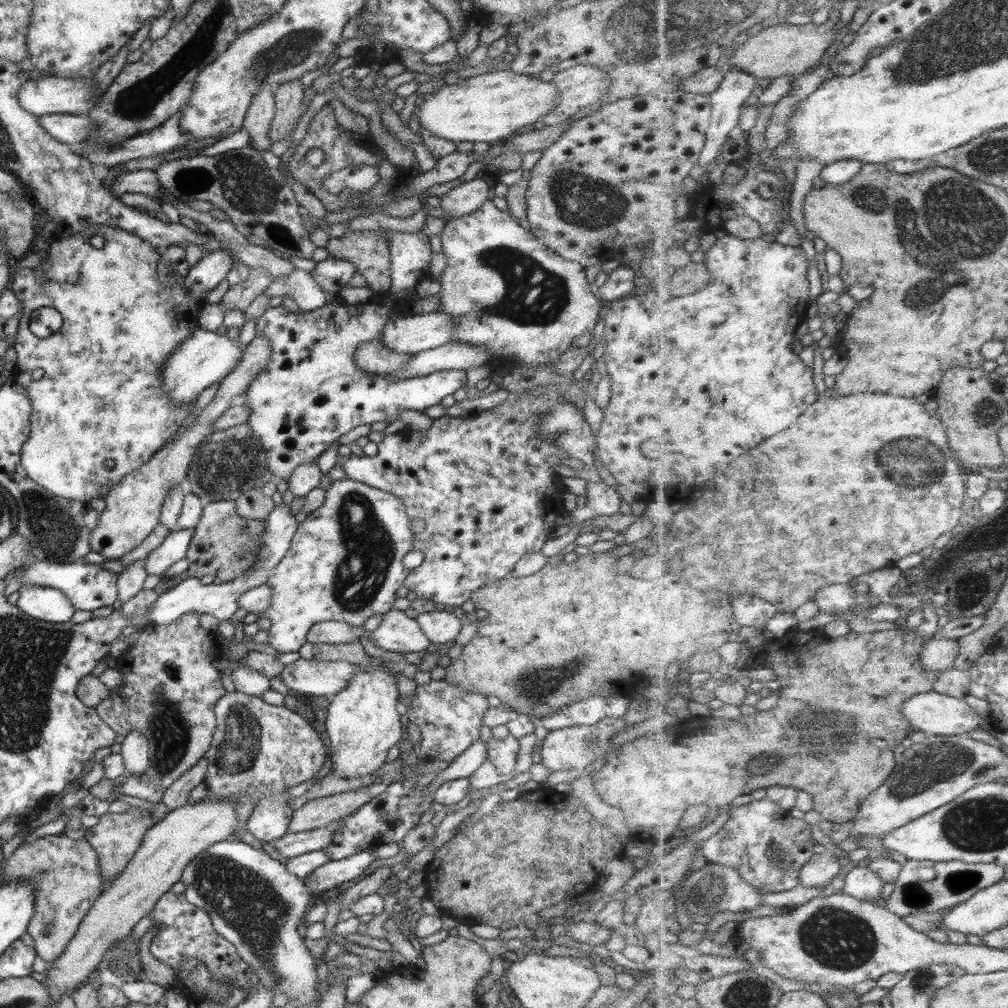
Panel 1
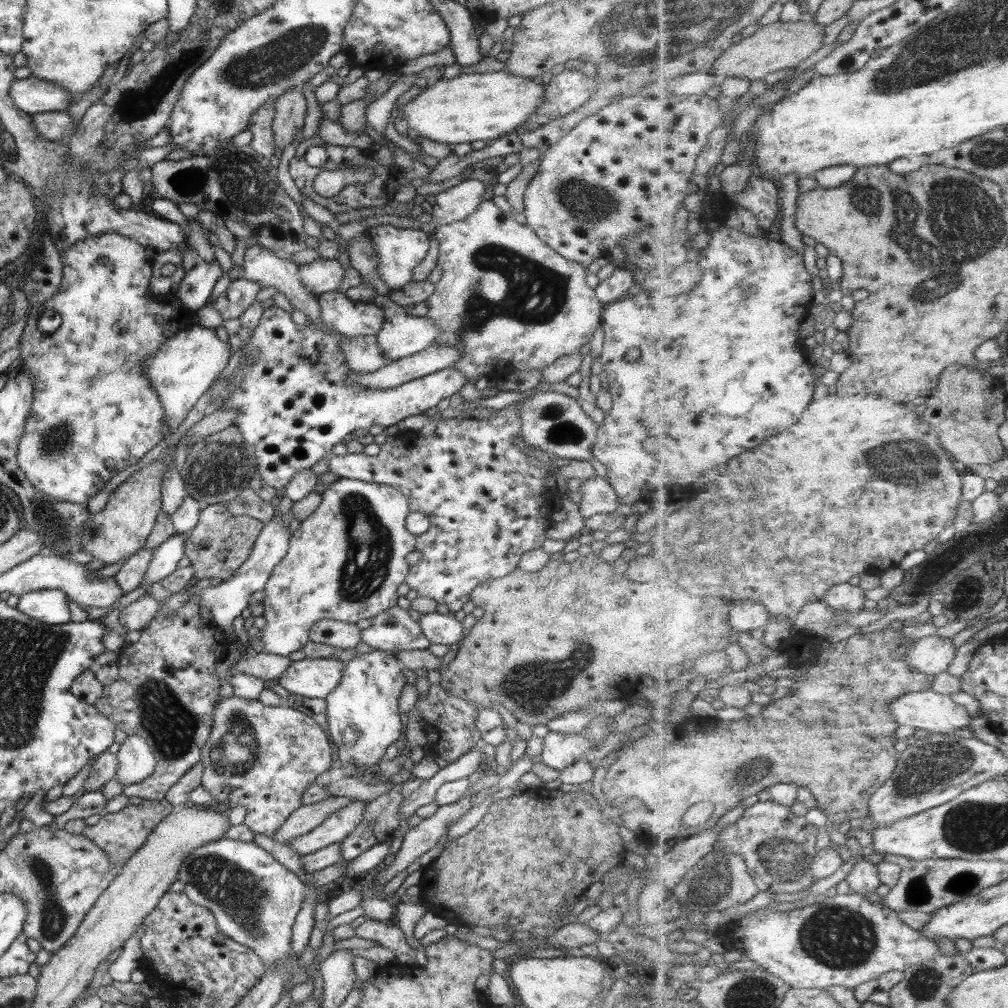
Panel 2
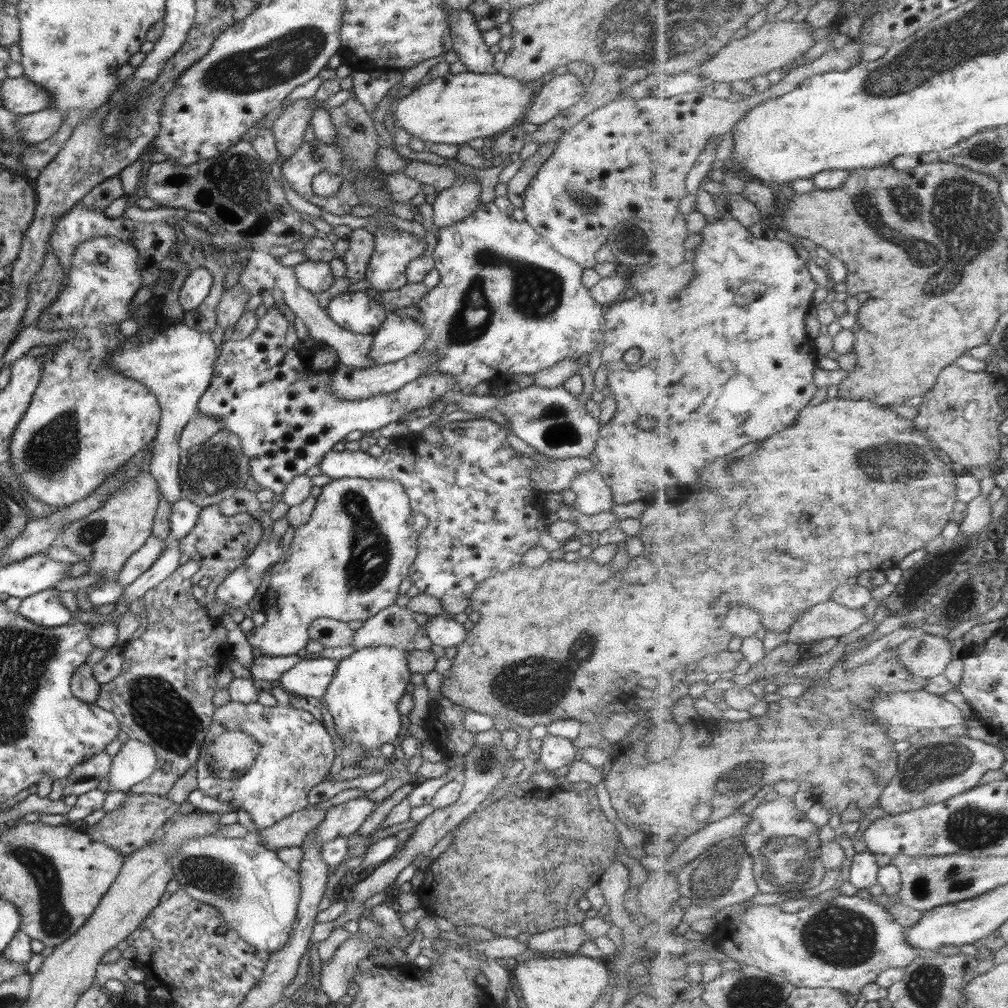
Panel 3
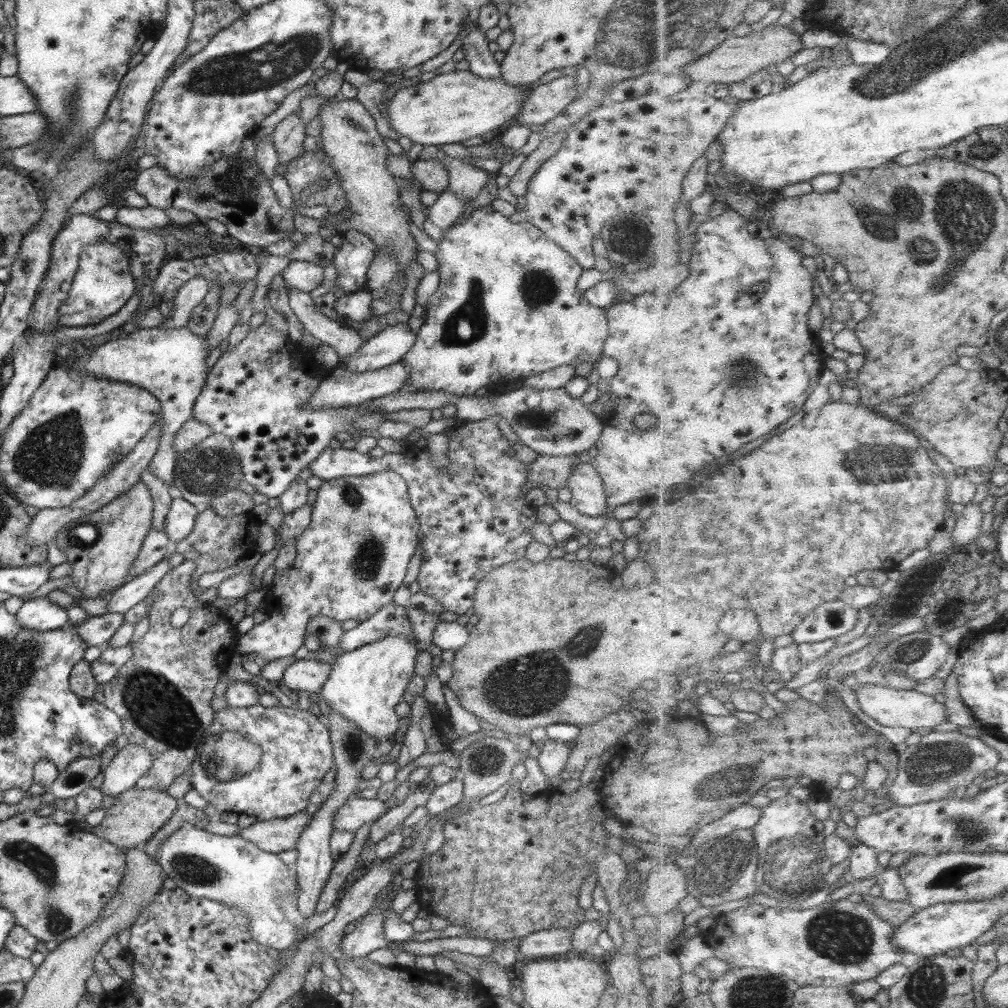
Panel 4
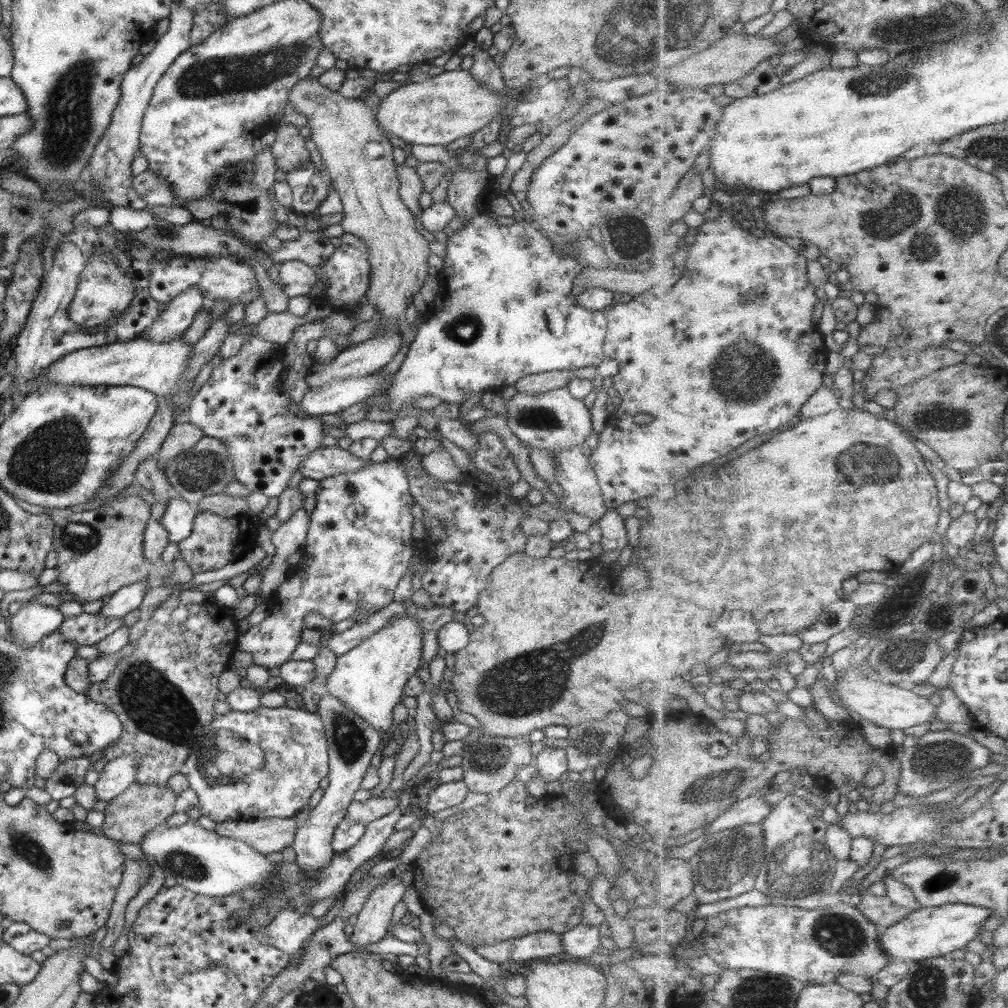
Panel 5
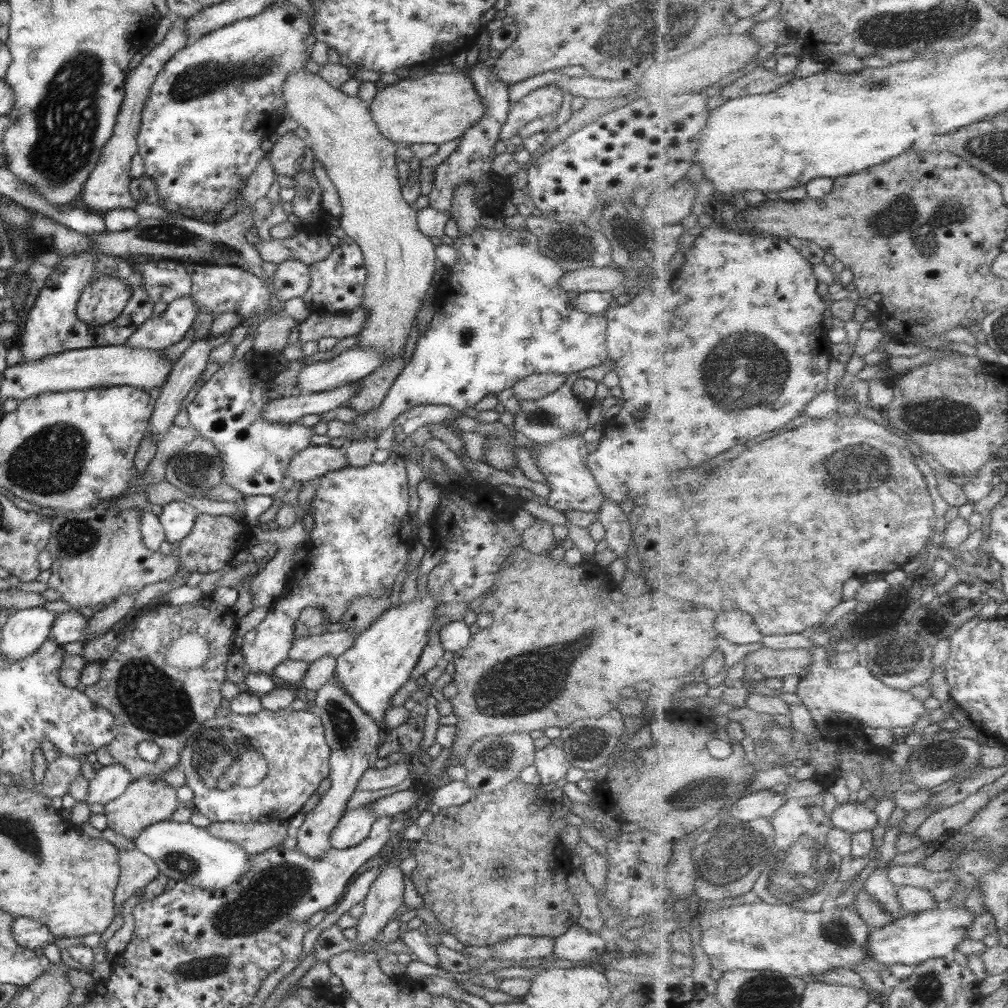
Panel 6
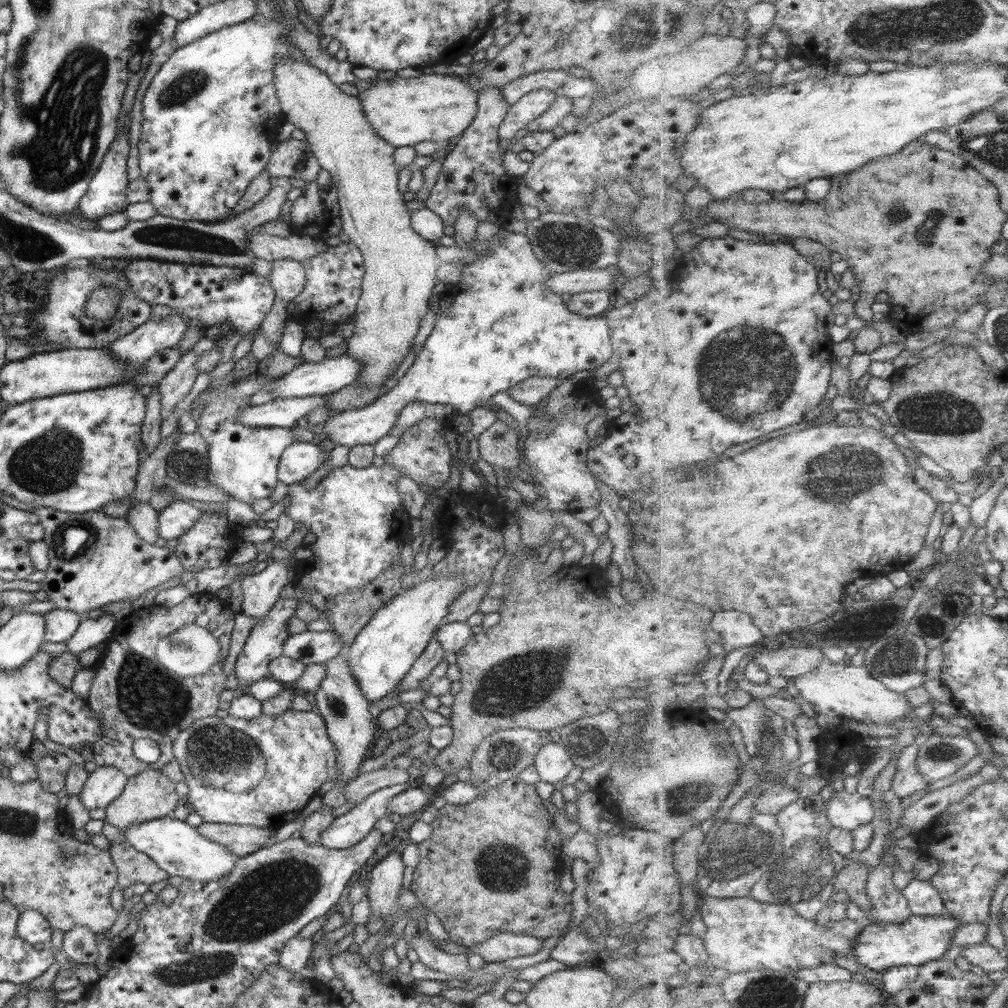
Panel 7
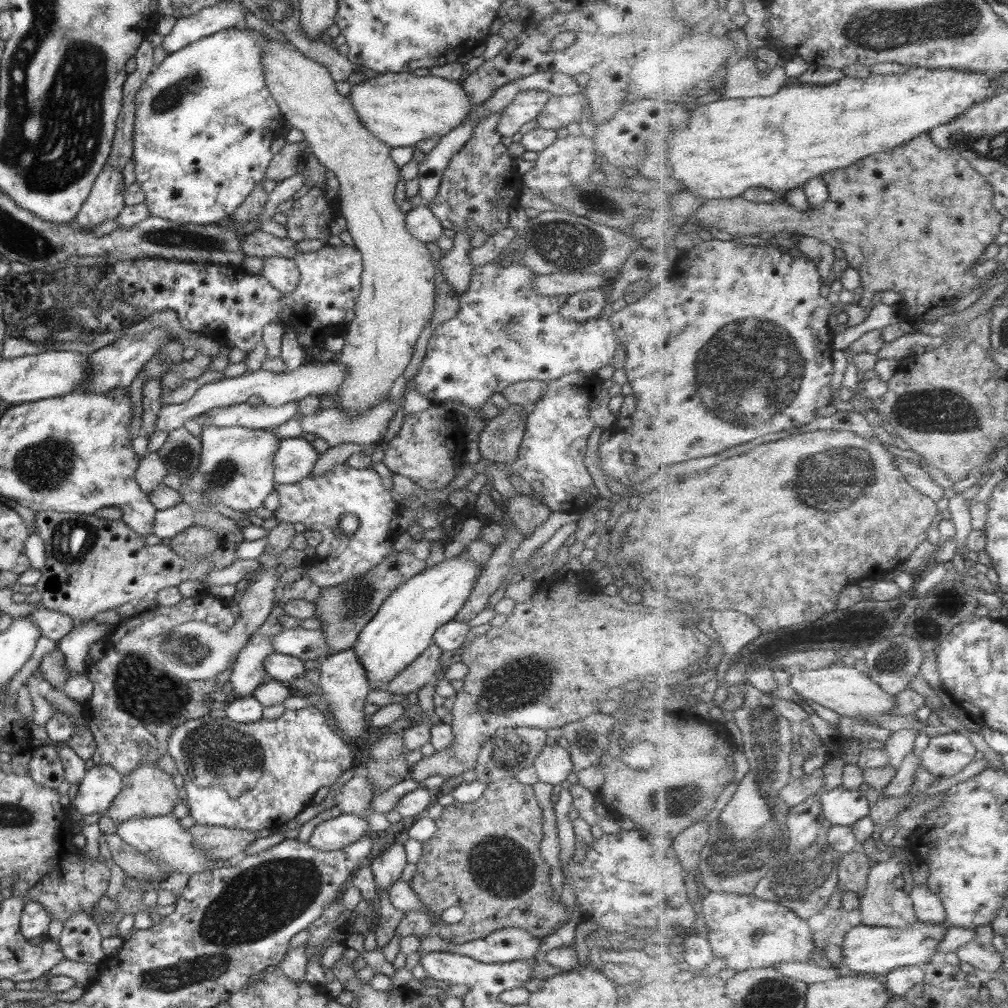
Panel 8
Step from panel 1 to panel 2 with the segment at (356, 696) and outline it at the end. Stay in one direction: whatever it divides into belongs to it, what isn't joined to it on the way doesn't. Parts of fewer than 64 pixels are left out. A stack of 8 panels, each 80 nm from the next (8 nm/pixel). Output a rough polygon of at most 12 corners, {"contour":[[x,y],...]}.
{"contour":[[393,652],[357,654],[323,698],[327,734],[355,768],[401,734]]}

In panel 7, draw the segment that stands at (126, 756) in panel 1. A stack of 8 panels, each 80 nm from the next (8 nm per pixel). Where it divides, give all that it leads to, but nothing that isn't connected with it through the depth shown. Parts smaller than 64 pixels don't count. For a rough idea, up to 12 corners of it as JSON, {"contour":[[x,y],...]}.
{"contour":[[96,766],[79,791],[87,810],[103,809],[127,779],[117,768]]}

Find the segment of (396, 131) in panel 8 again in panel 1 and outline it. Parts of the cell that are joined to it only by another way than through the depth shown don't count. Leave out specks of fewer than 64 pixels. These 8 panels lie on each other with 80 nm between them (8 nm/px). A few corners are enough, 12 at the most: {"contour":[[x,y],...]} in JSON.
{"contour":[[505,69],[436,83],[415,109],[455,144],[495,144],[559,99]]}

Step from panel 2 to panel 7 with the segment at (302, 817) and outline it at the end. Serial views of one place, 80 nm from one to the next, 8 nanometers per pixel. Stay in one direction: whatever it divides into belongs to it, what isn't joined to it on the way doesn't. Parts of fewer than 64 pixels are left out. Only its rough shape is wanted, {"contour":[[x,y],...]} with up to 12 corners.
{"contour":[[202,823],[203,838],[238,859],[268,844],[275,828]]}

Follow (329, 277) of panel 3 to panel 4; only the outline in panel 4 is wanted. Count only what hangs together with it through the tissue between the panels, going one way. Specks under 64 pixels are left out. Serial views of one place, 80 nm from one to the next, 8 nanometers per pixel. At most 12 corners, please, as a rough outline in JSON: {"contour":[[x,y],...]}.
{"contour":[[290,261],[280,272],[284,286],[311,292],[323,267]]}

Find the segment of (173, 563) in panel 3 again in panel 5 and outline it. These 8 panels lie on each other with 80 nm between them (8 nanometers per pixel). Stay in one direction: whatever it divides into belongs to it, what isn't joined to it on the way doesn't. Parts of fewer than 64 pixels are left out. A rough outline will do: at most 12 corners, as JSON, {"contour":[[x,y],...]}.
{"contour":[[143,579],[119,588],[104,602],[98,614],[122,618],[139,606],[145,587]]}

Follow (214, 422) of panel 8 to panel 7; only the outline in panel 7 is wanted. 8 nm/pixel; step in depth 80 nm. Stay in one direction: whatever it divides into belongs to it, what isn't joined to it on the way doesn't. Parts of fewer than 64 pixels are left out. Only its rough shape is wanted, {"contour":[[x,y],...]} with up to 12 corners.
{"contour":[[326,396],[271,399],[236,412],[256,427],[291,428]]}

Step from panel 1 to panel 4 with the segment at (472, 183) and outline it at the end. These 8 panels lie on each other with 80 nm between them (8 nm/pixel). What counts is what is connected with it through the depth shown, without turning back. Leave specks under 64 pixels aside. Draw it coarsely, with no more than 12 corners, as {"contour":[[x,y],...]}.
{"contour":[[447,190],[427,207],[426,218],[442,231],[466,215],[467,201]]}

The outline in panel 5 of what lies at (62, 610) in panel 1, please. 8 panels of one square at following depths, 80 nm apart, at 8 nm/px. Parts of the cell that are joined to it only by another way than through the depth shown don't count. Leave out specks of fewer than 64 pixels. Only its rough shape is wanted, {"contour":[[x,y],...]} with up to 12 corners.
{"contour":[[31,601],[10,615],[10,635],[32,645],[57,630],[57,607]]}

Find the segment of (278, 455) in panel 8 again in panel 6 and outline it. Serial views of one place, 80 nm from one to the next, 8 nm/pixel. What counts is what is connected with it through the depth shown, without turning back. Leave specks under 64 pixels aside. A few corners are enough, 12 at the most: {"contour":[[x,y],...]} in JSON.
{"contour":[[312,445],[284,476],[302,483],[347,468],[344,449]]}

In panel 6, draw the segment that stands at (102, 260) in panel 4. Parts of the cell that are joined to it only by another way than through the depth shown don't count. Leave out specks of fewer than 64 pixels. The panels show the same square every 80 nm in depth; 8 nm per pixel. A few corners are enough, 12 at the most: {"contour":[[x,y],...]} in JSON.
{"contour":[[99,273],[75,303],[75,317],[91,329],[123,311],[132,288]]}

